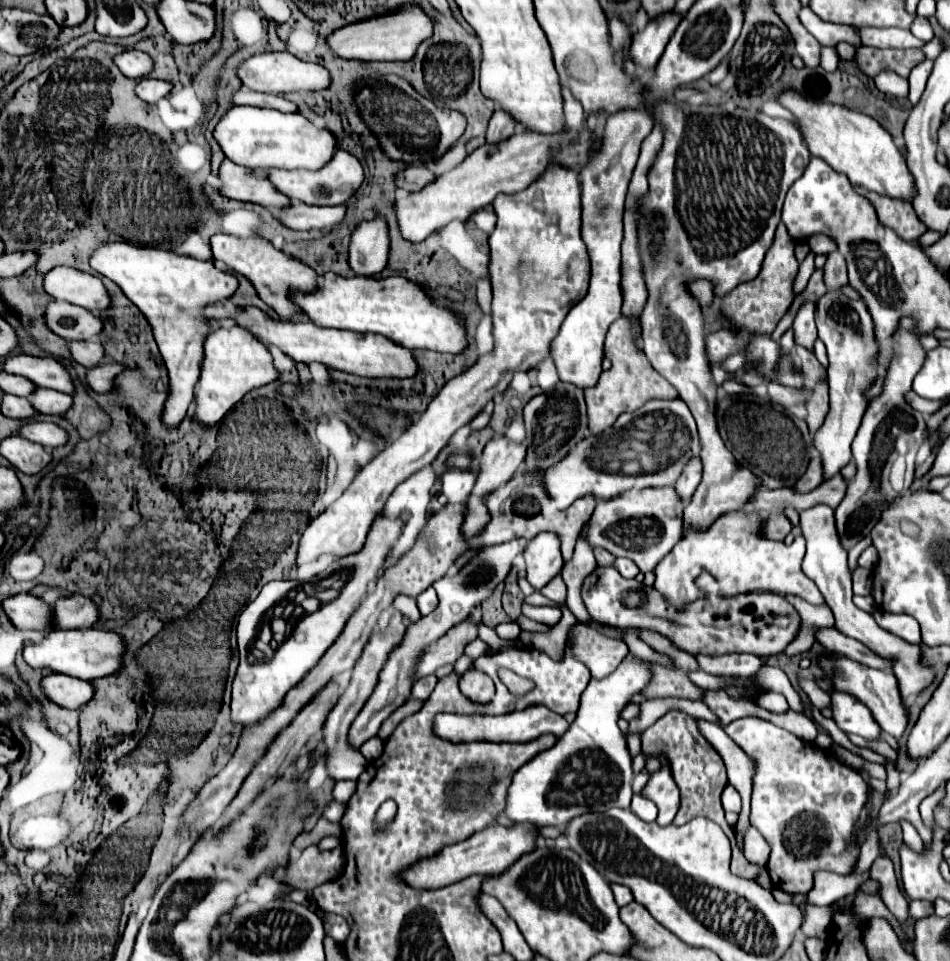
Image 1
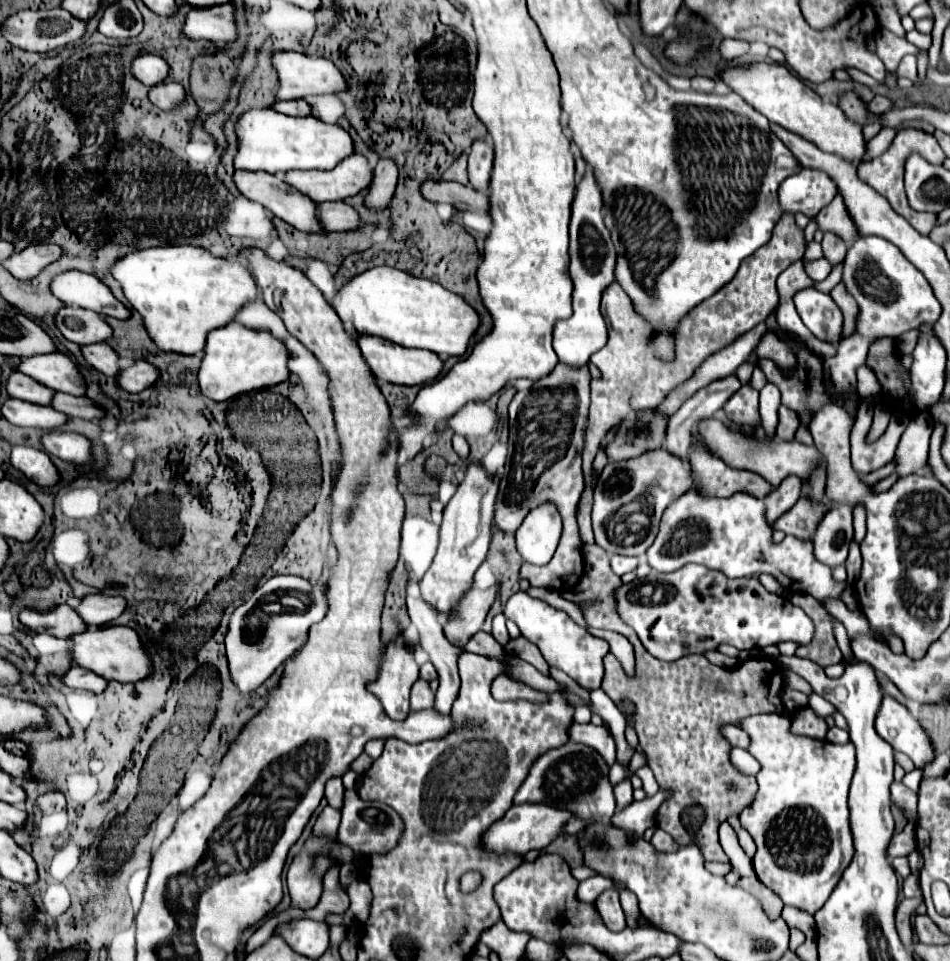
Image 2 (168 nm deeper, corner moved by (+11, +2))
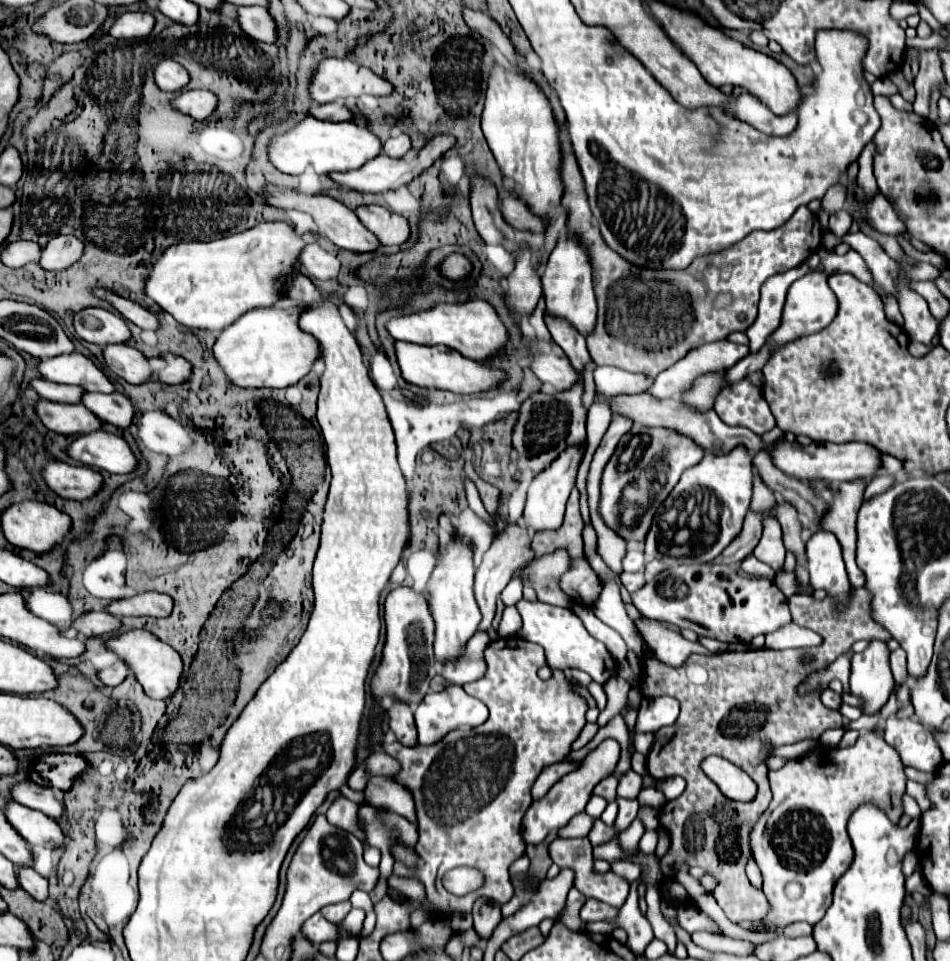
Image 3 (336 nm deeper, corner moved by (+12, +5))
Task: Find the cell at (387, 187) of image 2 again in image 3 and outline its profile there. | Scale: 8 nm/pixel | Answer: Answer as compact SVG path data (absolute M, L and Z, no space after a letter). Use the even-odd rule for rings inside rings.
M394 134L384 144L384 154L390 158L402 158L410 150L410 138L406 134Z

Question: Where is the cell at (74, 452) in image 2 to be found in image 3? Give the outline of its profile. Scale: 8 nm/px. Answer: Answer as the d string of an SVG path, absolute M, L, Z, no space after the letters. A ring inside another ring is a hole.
M102 430L72 438L66 446L66 454L72 460L110 474L126 474L136 468L136 458L132 456L130 446L120 436Z

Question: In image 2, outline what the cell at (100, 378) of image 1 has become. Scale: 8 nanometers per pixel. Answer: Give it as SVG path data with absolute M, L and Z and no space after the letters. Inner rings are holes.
M137 361L133 367L121 369L121 373L117 375L117 383L123 389L127 389L129 393L139 393L139 391L155 385L159 375L161 375L159 369L155 369L151 363Z

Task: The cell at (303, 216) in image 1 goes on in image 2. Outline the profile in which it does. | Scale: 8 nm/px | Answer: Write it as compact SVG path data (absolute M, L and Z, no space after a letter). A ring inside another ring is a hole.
M345 201L319 203L319 219L327 231L359 231L359 213Z

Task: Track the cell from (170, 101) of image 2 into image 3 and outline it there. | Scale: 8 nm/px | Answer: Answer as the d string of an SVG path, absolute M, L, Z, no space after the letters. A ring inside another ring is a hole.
M182 90L170 104L182 114L188 114L196 120L204 120L214 112L216 102L216 96L208 90Z

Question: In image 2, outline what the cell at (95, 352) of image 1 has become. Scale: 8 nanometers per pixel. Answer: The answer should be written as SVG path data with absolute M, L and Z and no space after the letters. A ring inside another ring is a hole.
M107 343L85 345L83 347L83 355L85 355L87 363L91 367L95 367L97 371L101 371L101 373L105 373L109 377L117 377L119 375L119 355Z

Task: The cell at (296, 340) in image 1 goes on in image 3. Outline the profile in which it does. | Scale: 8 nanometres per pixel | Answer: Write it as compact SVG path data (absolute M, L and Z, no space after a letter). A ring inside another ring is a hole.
M394 342L398 366L402 372L402 378L410 384L416 384L420 388L440 388L450 390L456 394L480 394L496 384L502 382L504 374L498 370L490 370L476 360L464 358L462 354L456 354L456 350L450 350L446 346L420 346L410 342Z

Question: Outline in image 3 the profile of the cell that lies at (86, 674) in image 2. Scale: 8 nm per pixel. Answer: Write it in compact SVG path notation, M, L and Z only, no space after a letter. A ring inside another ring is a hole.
M116 662L116 664L108 666L108 668L98 670L98 678L100 678L100 682L102 682L104 686L108 686L108 688L118 686L128 674L130 674L130 670L128 670L128 666L126 666L124 662Z

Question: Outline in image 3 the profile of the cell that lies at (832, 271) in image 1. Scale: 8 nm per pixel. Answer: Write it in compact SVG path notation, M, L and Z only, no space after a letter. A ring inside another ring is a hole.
M846 210L830 216L830 232L834 236L838 236L838 238L842 238L850 230L850 224L852 224L852 218L850 218L850 214Z

